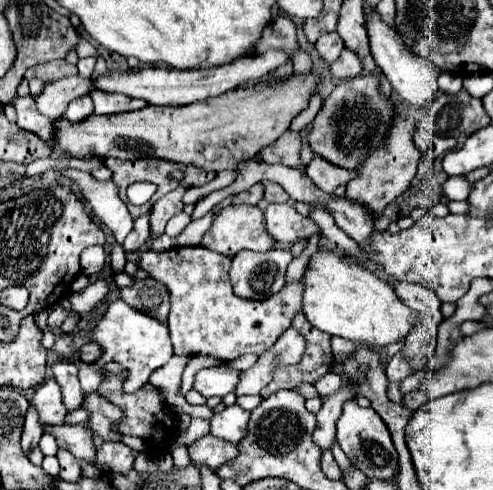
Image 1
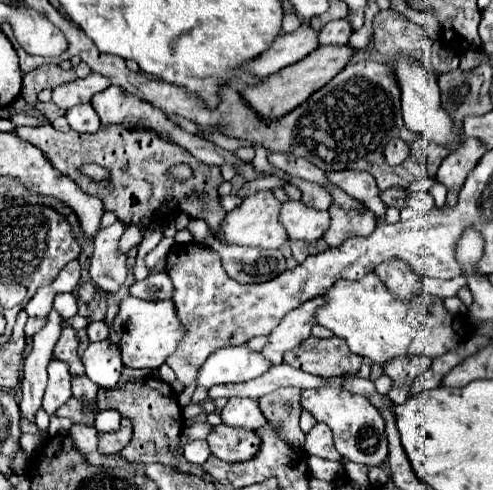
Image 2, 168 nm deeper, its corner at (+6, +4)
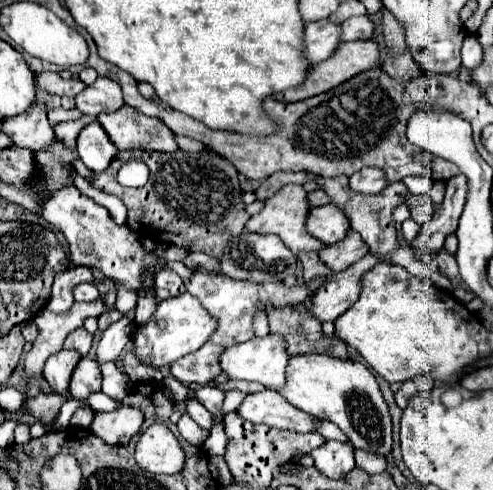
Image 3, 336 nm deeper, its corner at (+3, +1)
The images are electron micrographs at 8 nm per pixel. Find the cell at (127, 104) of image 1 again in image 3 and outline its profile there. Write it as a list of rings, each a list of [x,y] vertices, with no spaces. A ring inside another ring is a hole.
[[[124,104],[116,112],[102,112],[98,122],[116,144],[118,150],[158,150],[158,152],[176,152],[178,144],[172,130],[158,118],[144,116],[136,108]]]

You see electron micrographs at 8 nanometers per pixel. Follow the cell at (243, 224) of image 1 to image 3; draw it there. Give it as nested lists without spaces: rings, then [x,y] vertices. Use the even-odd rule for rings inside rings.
[[[286,184],[284,188],[280,188],[272,198],[266,200],[264,208],[250,216],[250,220],[246,222],[246,230],[248,232],[256,232],[256,234],[276,234],[280,236],[280,240],[292,250],[292,252],[318,252],[324,244],[320,244],[316,238],[312,238],[306,228],[304,228],[304,220],[308,214],[308,204],[306,204],[306,190],[302,186],[296,184]]]

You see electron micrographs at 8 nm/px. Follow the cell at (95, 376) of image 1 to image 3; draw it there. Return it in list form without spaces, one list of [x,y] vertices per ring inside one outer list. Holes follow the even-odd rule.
[[[124,316],[118,322],[114,322],[100,338],[98,346],[96,346],[96,362],[104,364],[104,362],[116,362],[124,350],[124,346],[128,344],[128,340],[132,338],[132,322]]]

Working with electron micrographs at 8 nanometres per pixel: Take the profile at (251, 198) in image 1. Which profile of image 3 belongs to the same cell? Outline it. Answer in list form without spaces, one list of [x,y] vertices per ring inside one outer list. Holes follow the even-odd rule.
[[[276,172],[276,174],[268,176],[268,178],[260,184],[260,188],[256,190],[256,200],[268,200],[274,192],[278,192],[280,186],[290,184],[290,182],[294,182],[294,184],[304,184],[304,182],[308,182],[308,178],[312,178],[312,176],[306,174],[306,172]]]

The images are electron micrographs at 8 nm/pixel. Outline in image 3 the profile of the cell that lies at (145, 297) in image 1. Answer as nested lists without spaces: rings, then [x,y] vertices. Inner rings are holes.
[[[162,270],[154,276],[154,294],[156,300],[164,300],[164,298],[174,298],[180,296],[184,292],[184,282],[178,274],[170,272],[170,270]]]

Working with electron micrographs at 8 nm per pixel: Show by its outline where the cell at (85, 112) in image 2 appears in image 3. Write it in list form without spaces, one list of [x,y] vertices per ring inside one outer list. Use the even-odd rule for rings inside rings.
[[[98,120],[86,124],[80,134],[78,134],[78,154],[82,158],[82,162],[86,164],[86,168],[100,172],[104,170],[112,156],[116,156],[116,146],[112,144],[112,140],[108,140],[108,134],[104,132],[102,124]]]

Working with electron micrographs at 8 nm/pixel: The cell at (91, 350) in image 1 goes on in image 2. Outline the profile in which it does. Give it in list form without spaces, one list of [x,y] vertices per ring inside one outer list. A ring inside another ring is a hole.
[[[93,321],[89,323],[87,327],[87,335],[89,335],[89,341],[103,341],[109,337],[109,325],[105,321]]]

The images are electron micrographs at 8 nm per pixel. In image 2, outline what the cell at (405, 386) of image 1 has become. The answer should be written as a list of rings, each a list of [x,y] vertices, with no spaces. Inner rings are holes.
[[[423,277],[421,283],[431,295],[437,295],[437,297],[453,297],[453,295],[457,295],[457,291],[461,287],[465,287],[465,281],[461,281],[461,277],[453,277],[449,281],[443,281],[443,279],[431,281],[429,277]]]

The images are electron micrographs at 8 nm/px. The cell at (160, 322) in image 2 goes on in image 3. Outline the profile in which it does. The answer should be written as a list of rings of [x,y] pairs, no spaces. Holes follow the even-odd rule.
[[[184,292],[176,298],[166,298],[156,304],[156,310],[150,316],[150,320],[144,326],[136,328],[132,352],[142,358],[140,362],[154,366],[154,368],[162,368],[190,352],[196,352],[196,348],[200,348],[200,344],[204,344],[204,340],[208,340],[208,336],[214,332],[214,328],[216,328],[216,322],[208,316],[208,312],[204,312],[202,304],[194,296]],[[158,320],[164,320],[166,326],[160,328]],[[148,352],[152,352],[152,360],[146,360],[144,354],[148,354]]]

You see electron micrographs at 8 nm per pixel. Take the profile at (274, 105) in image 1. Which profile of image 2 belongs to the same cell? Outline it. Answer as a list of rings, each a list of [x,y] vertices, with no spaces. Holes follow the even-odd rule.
[[[321,45],[313,53],[309,53],[305,59],[269,75],[261,85],[245,87],[243,97],[253,109],[257,109],[257,113],[261,117],[265,117],[265,119],[281,117],[281,115],[289,113],[291,109],[295,109],[297,105],[301,105],[303,101],[307,101],[307,97],[313,95],[317,89],[327,85],[341,69],[345,69],[345,65],[349,63],[349,59],[355,53],[357,51],[351,45]]]

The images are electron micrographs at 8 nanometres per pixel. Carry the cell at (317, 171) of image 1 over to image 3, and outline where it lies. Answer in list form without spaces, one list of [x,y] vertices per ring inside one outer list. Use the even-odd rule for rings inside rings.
[[[362,168],[350,178],[350,188],[358,194],[378,194],[384,190],[386,180],[380,168]]]

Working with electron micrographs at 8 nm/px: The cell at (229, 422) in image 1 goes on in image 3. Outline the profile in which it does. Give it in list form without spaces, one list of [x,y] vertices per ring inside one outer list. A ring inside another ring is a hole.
[[[272,390],[248,394],[236,414],[254,424],[266,424],[278,430],[292,432],[314,432],[314,426],[318,422],[314,416],[300,412],[296,406],[284,400],[282,394]]]

